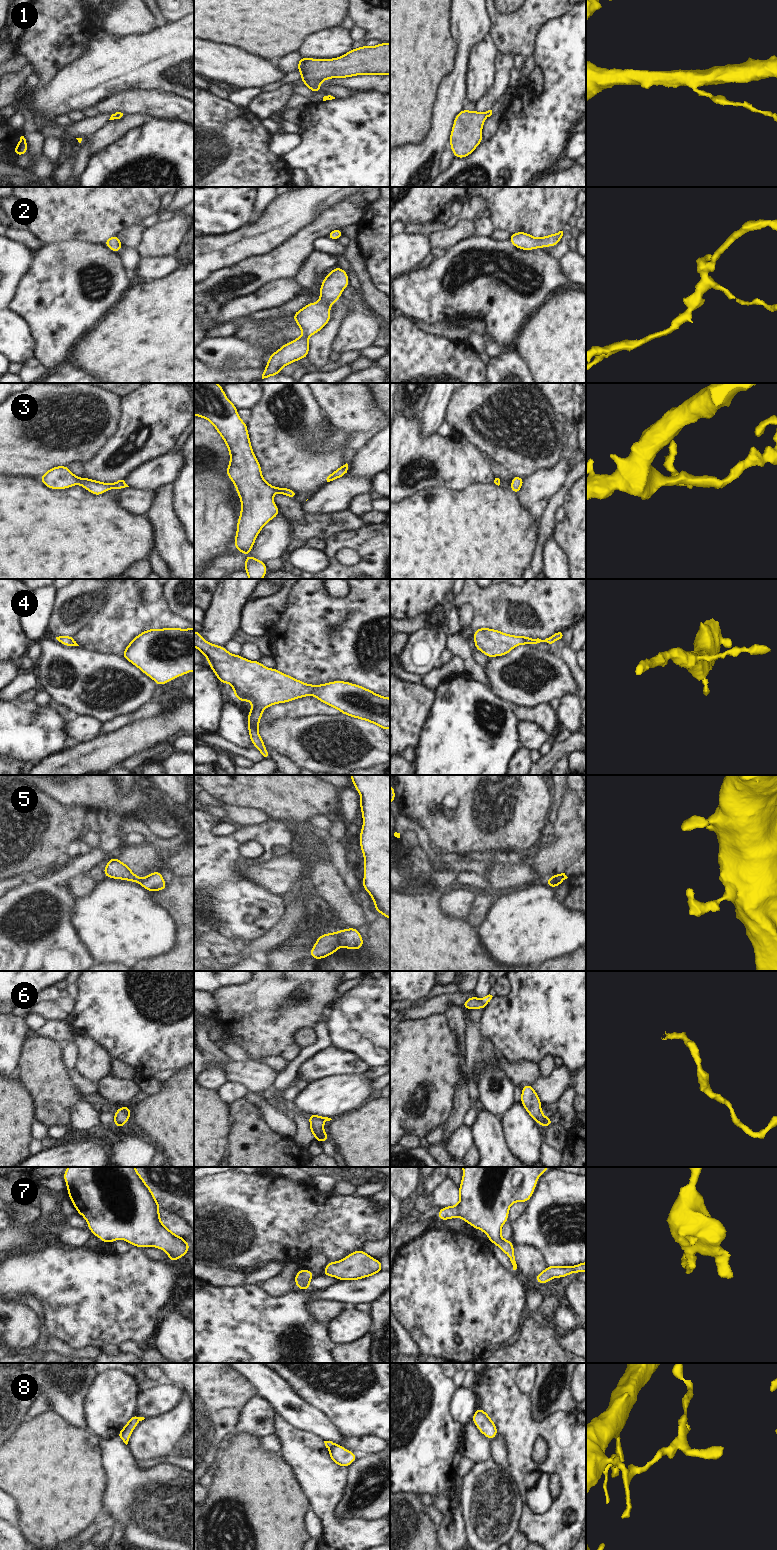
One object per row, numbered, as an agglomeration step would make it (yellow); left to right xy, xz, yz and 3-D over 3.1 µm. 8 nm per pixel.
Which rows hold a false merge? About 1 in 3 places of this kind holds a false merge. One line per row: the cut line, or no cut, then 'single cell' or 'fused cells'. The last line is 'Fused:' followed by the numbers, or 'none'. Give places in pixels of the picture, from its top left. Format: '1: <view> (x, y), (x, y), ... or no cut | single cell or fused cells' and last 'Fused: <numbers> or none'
1: no cut | single cell
2: no cut | single cell
3: no cut | single cell
4: no cut | single cell
5: xz (336, 932), (341, 945) | fused cells
6: no cut | single cell
7: no cut | single cell
8: xz (336, 1444), (329, 1449) | fused cells
Fused: 5, 8

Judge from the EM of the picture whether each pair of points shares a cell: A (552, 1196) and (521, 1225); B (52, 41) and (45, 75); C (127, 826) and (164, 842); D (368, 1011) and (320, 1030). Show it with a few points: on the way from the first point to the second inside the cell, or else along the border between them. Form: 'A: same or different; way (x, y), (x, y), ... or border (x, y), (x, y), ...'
A: same; way (544, 1204), (529, 1220)
B: same; way (47, 49), (46, 67)
C: same; way (136, 826), (140, 826), (155, 839)
D: different; border (333, 1005), (326, 1022), (329, 1045)

